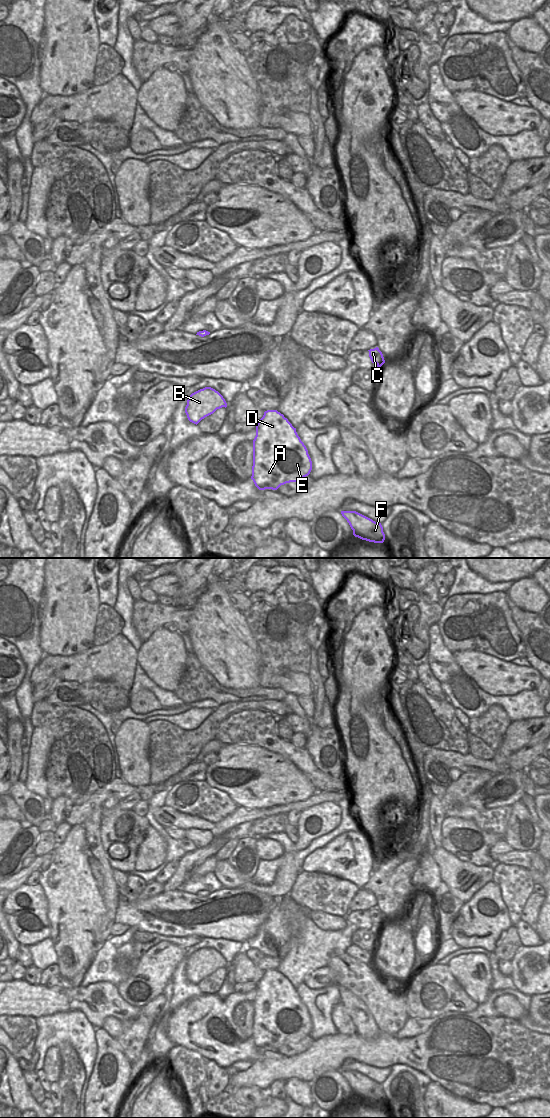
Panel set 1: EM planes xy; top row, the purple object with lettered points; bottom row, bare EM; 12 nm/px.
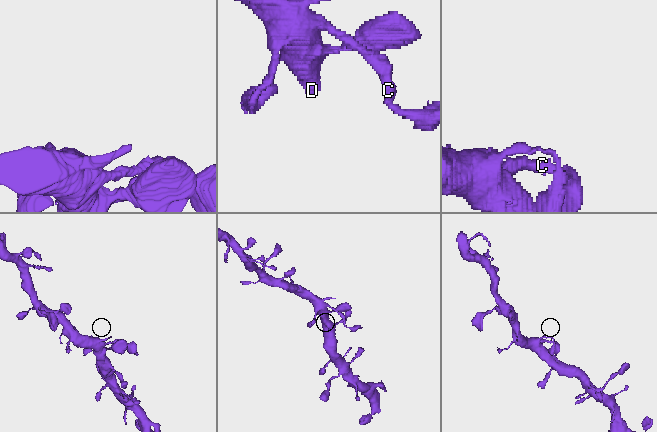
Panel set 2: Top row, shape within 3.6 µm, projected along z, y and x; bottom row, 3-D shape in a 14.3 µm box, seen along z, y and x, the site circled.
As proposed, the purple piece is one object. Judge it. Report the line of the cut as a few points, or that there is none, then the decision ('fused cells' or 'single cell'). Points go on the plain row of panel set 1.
cut none; single cell

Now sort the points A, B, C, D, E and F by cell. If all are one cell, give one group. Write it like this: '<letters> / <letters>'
A B C D E F

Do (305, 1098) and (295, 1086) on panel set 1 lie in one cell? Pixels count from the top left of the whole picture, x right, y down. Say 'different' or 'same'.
same

